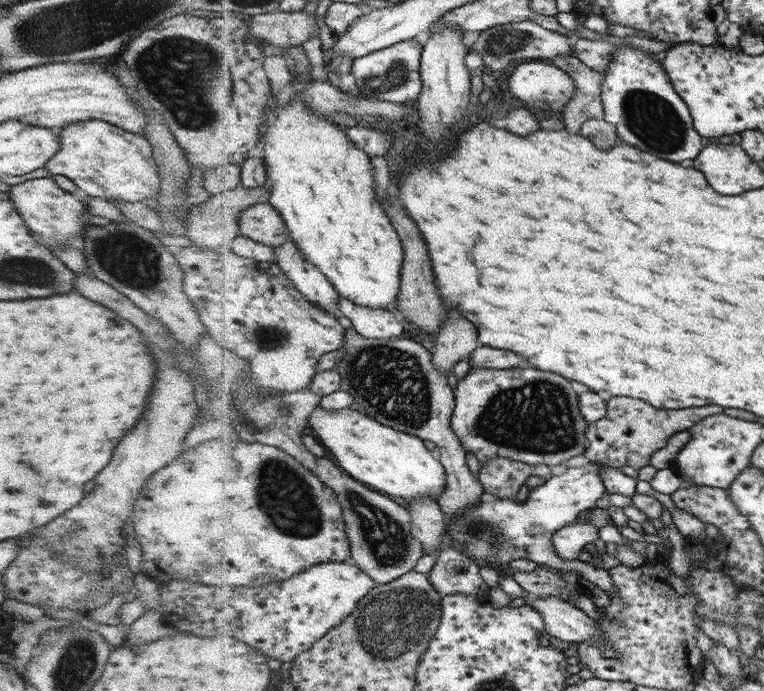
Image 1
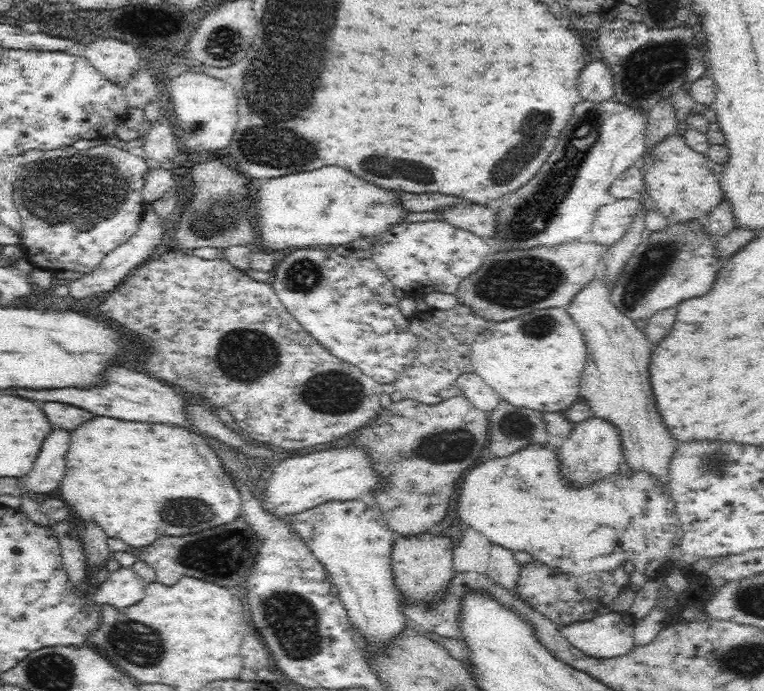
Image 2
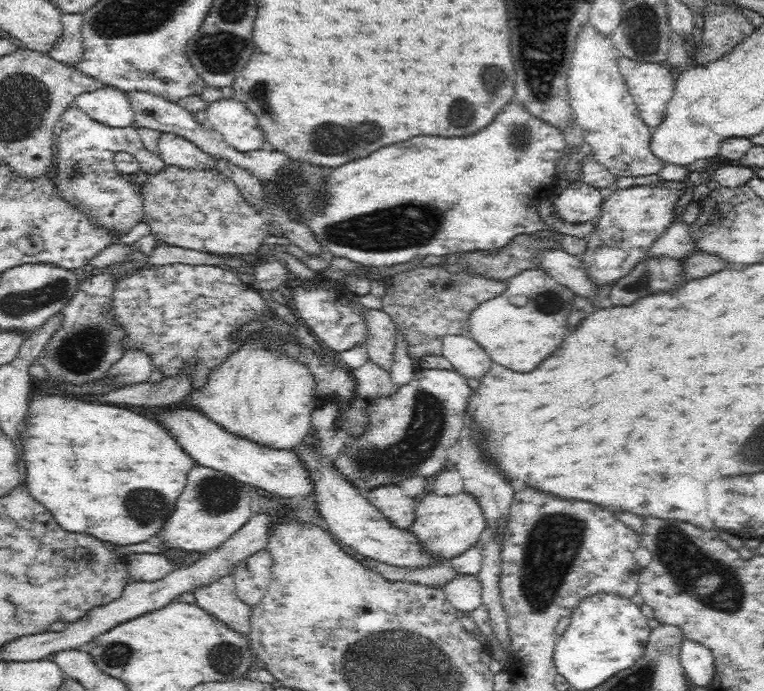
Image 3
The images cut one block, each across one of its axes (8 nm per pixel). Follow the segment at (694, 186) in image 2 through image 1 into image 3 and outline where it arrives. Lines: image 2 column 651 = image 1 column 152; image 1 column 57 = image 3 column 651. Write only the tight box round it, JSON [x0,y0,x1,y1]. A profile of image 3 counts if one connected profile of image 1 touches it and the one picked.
[567,23,667,178]

